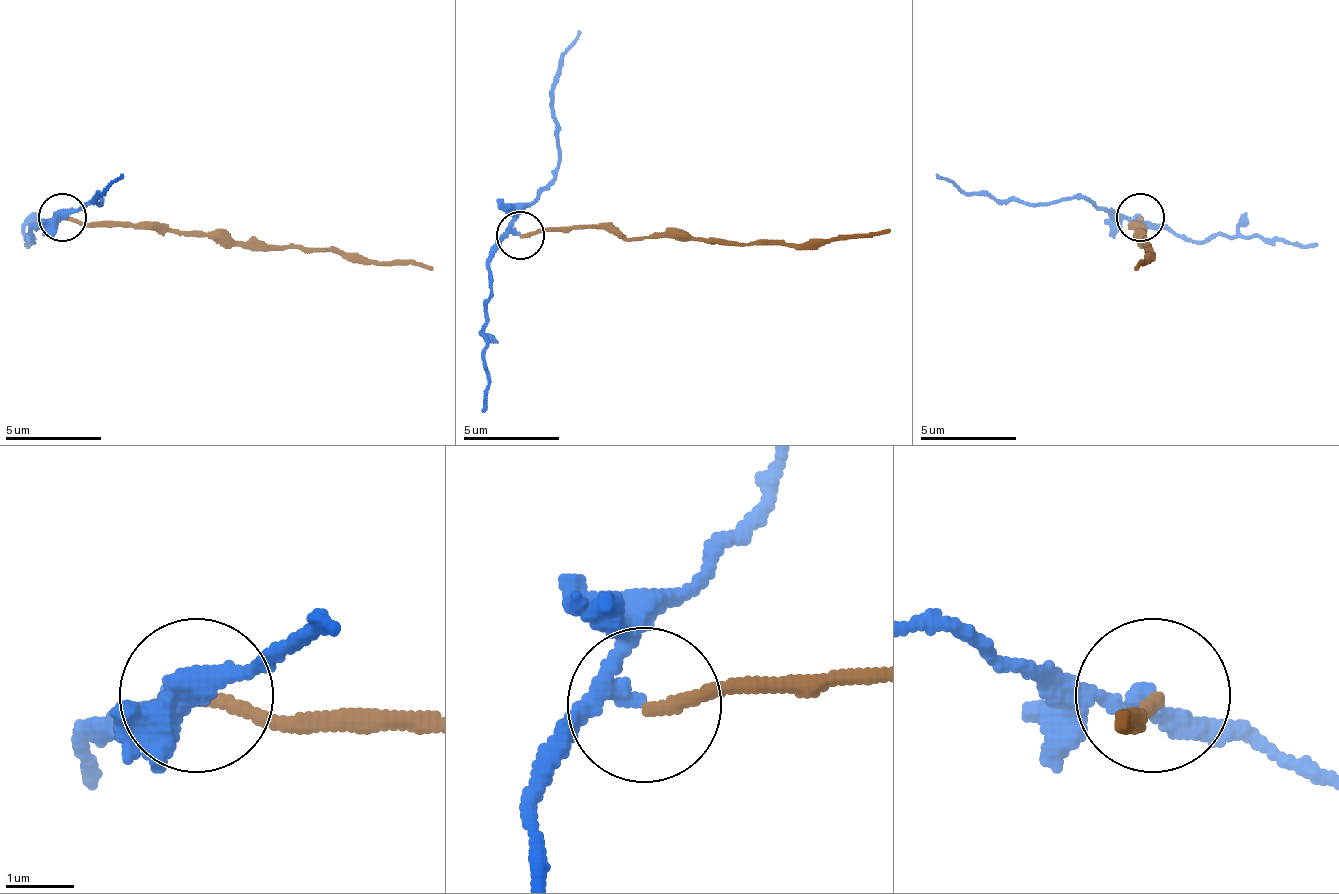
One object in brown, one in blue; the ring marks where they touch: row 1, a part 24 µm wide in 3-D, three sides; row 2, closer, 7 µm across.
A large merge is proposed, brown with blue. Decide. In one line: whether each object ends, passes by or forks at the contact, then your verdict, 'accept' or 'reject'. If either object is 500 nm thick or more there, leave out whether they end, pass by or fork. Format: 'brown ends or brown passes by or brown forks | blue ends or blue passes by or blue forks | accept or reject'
brown ends | blue passes by | reject

